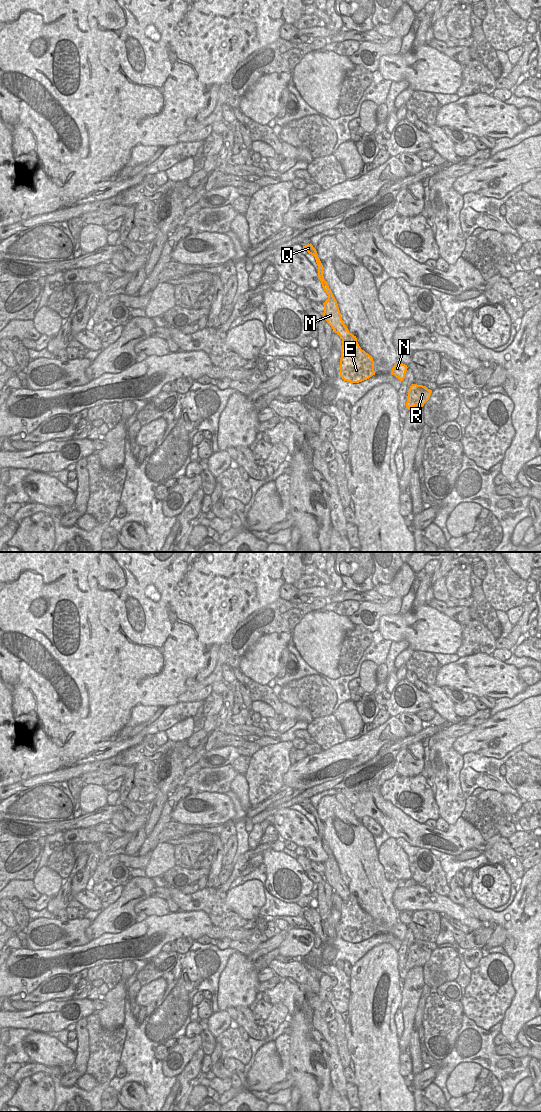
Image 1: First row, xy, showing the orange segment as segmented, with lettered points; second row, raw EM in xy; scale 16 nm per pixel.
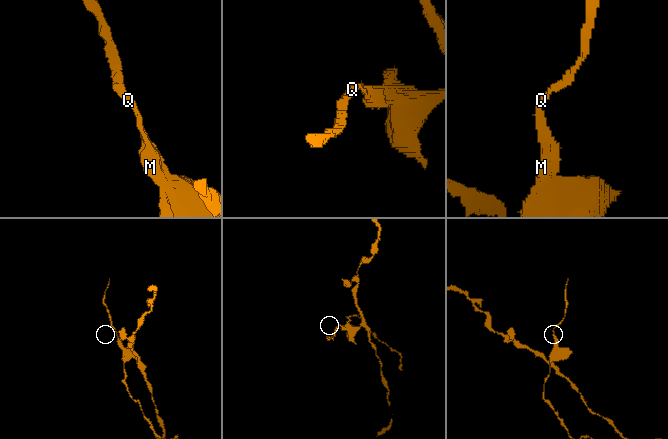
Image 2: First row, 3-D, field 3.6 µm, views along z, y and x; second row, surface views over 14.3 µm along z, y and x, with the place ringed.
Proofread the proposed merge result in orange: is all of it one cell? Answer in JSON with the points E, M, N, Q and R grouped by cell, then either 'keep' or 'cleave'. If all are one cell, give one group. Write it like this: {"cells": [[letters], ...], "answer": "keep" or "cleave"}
{"cells": [["E", "N", "R"], ["M", "Q"]], "answer": "cleave"}

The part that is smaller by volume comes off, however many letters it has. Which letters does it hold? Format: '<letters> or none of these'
M, Q

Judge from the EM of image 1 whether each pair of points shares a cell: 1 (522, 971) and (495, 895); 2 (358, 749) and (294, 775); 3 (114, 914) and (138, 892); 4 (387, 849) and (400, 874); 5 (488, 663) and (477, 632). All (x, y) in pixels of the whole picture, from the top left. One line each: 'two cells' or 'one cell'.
1: two cells
2: one cell
3: one cell
4: one cell
5: two cells

